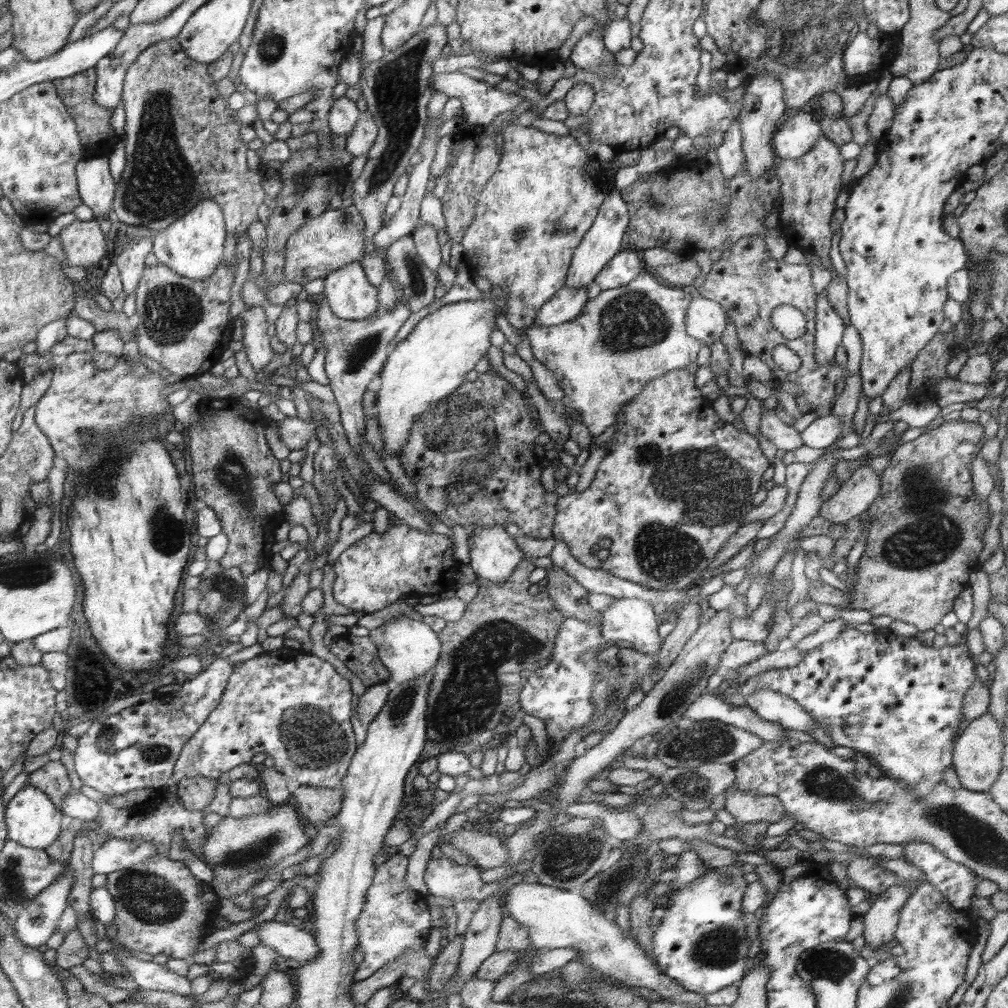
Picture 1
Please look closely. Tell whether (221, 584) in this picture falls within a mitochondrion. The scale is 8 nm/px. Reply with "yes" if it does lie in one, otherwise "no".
yes

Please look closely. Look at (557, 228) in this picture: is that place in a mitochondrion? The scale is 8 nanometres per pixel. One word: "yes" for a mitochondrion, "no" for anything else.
yes

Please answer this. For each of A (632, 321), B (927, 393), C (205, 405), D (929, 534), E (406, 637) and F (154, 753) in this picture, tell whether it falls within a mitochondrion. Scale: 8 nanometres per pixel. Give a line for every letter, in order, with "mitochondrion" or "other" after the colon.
A: mitochondrion
B: other
C: other
D: mitochondrion
E: other
F: mitochondrion

